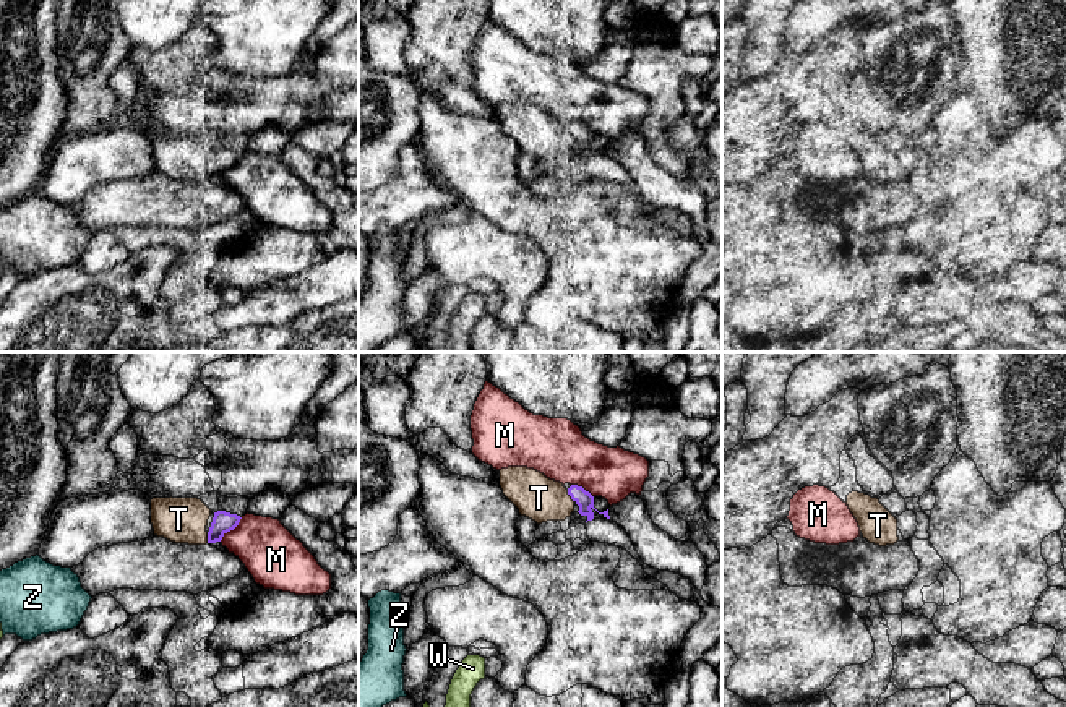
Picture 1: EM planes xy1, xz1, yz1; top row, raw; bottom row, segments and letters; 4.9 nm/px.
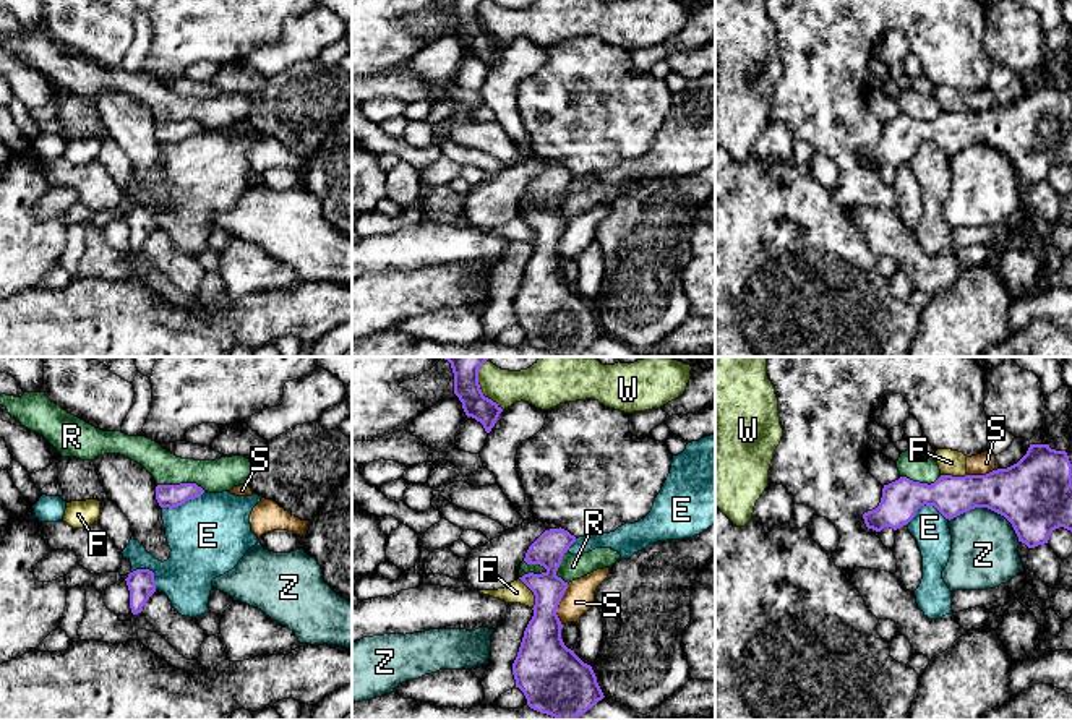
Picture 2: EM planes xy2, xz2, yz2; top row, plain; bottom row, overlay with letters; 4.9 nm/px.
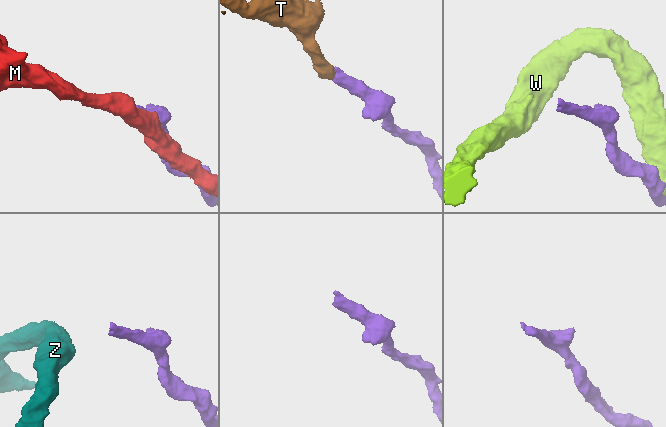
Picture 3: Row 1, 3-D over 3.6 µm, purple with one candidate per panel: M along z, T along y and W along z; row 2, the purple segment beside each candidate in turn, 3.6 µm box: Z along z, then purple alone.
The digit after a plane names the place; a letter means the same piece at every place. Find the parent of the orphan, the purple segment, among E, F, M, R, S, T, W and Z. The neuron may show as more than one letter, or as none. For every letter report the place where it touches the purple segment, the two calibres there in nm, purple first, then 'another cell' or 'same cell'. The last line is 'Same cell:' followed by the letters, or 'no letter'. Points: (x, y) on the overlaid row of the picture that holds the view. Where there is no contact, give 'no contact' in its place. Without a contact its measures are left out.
E: yz2 (926, 505) | 190/180 nm | another cell
F: xz2 (534, 594) | 200/110 nm | another cell
M: xy1 (231, 529) | 110/280 nm | another cell
R: xz2 (532, 573) | 160/50 nm | another cell
S: xz2 (558, 604) | 220/160 nm | another cell
T: xz1 (570, 495) | 90/220 nm | same cell
W: xz2 (479, 386) | 170/170 nm | another cell
Z: yz2 (988, 508) | 360/320 nm | another cell
Same cell: T

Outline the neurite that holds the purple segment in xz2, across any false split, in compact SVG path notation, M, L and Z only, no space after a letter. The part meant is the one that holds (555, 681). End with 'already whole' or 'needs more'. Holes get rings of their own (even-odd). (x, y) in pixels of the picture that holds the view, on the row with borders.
M561 527L545 530L529 546L524 561L527 564L540 564L547 571L542 574L529 572L519 577L534 592L535 605L532 608L534 616L524 631L517 657L512 663L516 688L524 692L530 709L558 720L576 720L605 697L592 666L564 645L561 639L563 624L556 615L558 605L568 589L568 582L558 577L556 571L574 542L576 537Z; already whole

